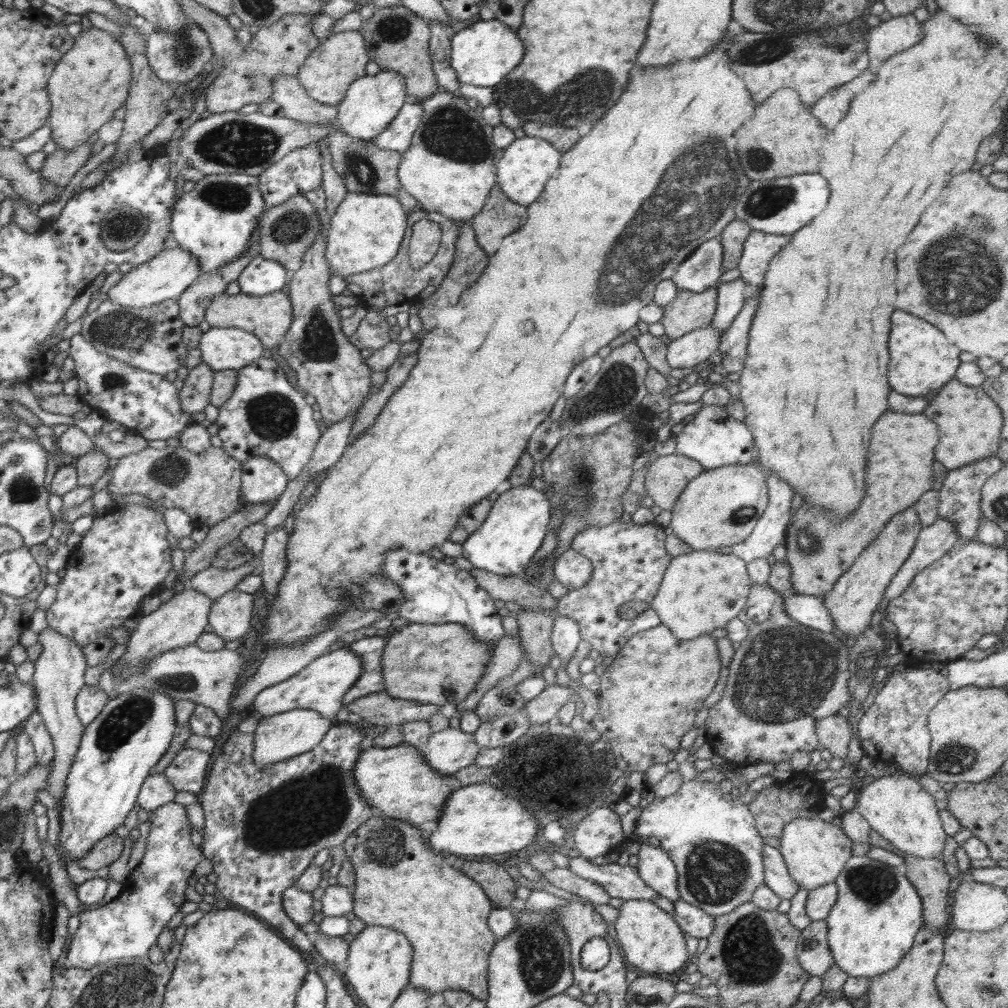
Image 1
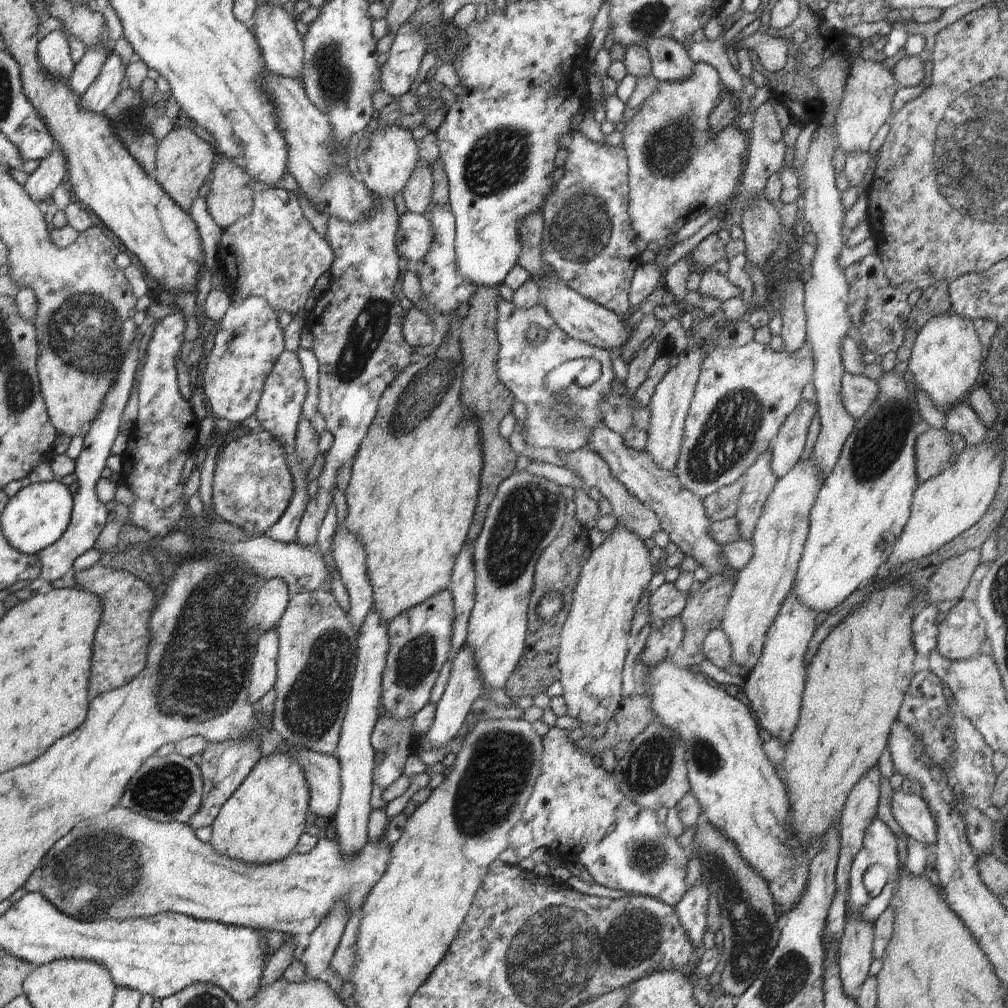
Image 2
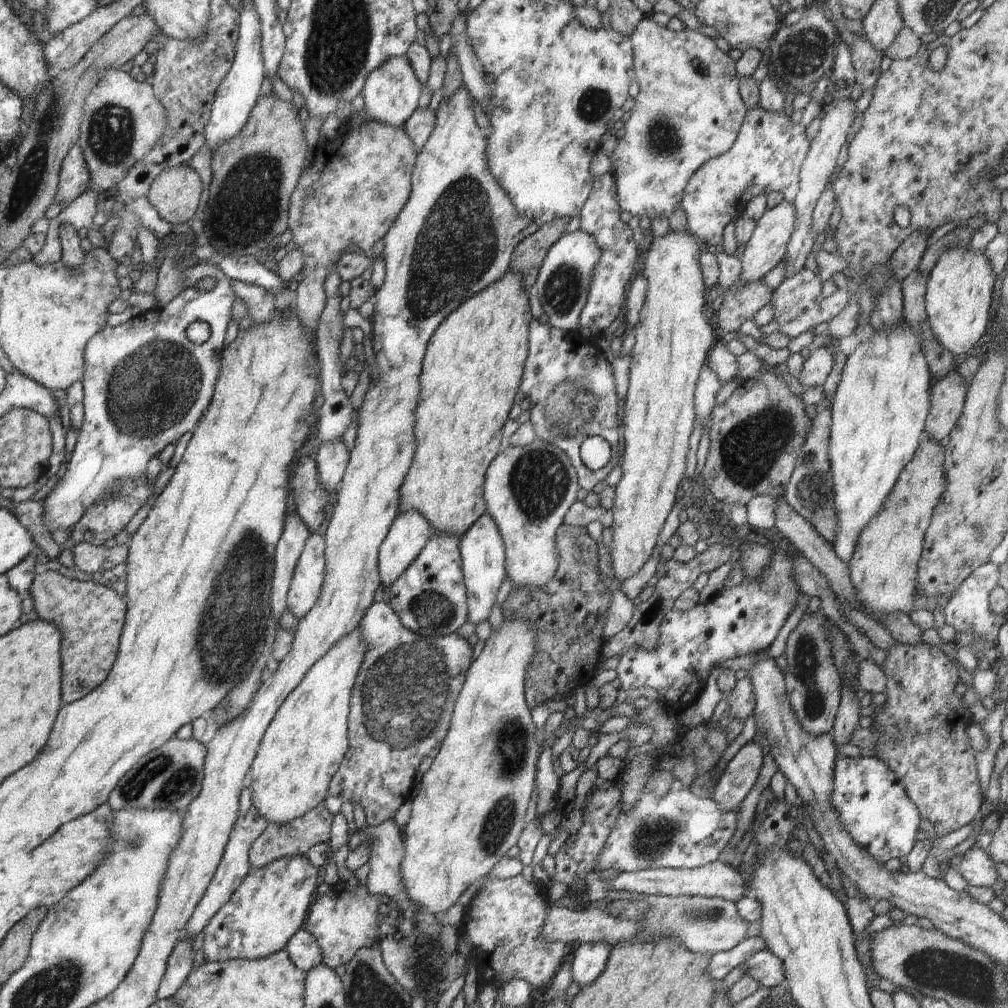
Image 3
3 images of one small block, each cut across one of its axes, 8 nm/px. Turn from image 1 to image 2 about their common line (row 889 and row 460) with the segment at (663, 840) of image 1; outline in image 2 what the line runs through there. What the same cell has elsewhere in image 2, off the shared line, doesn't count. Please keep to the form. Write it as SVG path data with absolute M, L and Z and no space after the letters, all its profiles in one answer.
M757 341L742 347L709 348L701 365L685 421L679 460L673 470L682 488L702 500L742 478L746 470L771 448L780 428L803 400L802 391L813 380L813 373L813 357L807 343L794 353L775 352L769 345L758 344Z

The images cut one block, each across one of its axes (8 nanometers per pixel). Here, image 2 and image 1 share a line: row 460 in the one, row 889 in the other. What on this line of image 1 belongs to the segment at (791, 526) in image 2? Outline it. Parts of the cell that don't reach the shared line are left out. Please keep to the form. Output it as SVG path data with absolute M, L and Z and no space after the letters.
M818 816L800 817L784 825L779 851L782 853L790 876L800 889L808 892L836 880L846 861L852 856L853 840L842 830L840 824L826 822Z

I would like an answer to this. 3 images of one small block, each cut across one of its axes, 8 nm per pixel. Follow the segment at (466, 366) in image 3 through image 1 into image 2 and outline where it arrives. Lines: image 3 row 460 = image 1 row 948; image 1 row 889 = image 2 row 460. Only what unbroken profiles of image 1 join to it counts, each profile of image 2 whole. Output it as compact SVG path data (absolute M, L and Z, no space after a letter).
M463 303L456 314L452 316L451 323L455 326L455 332L446 339L439 342L438 350L433 355L420 357L414 360L406 369L403 369L394 381L386 388L378 404L378 411L372 425L369 426L368 433L364 441L358 448L354 463L351 469L351 478L345 491L346 506L348 514L342 526L350 532L364 548L366 577L373 591L373 610L381 617L382 623L390 623L399 613L407 609L420 605L423 601L429 600L436 594L447 590L450 585L455 561L458 554L465 546L465 541L473 522L479 494L479 477L483 466L481 456L481 437L477 428L475 417L461 408L461 379L463 372L461 349L459 348L459 324L462 318L466 317L469 304Z

